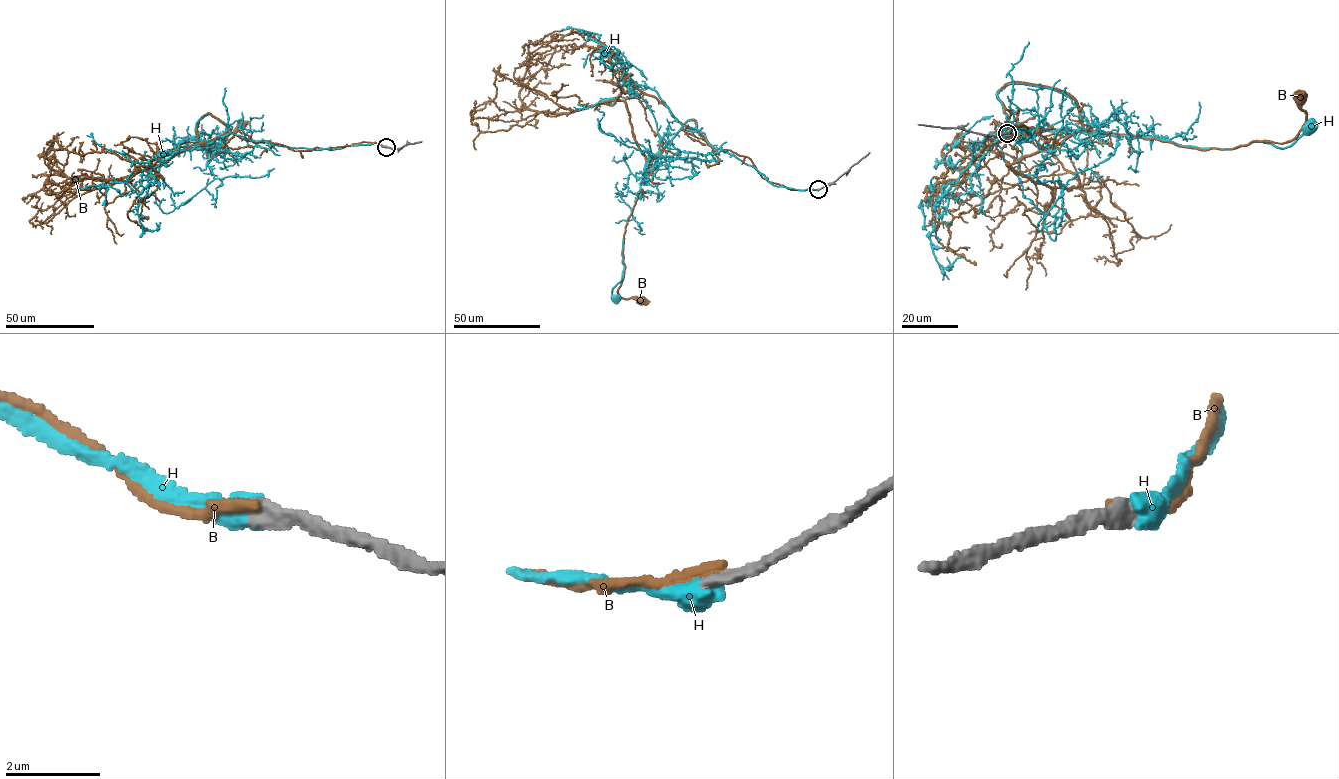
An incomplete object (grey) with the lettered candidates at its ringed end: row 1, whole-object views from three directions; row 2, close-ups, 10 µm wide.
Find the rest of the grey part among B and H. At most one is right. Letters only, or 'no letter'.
H

